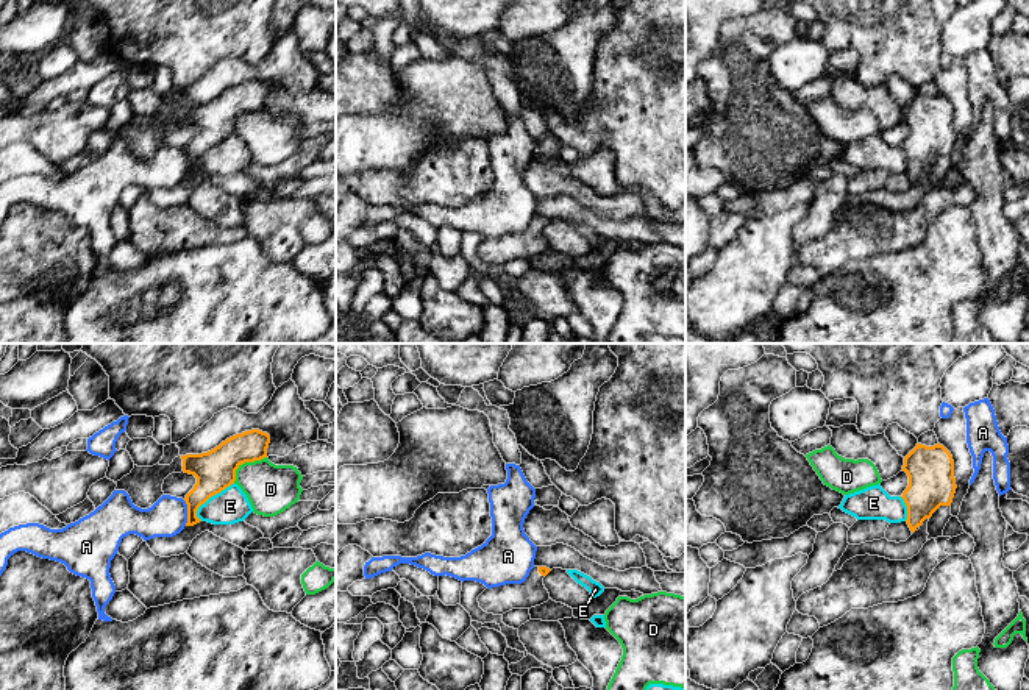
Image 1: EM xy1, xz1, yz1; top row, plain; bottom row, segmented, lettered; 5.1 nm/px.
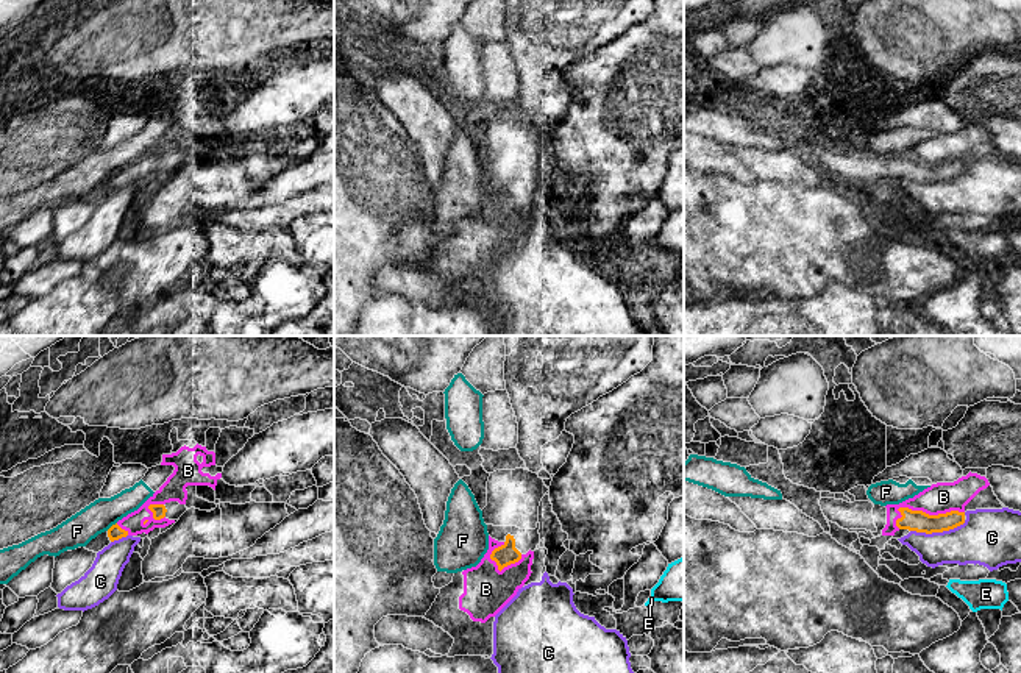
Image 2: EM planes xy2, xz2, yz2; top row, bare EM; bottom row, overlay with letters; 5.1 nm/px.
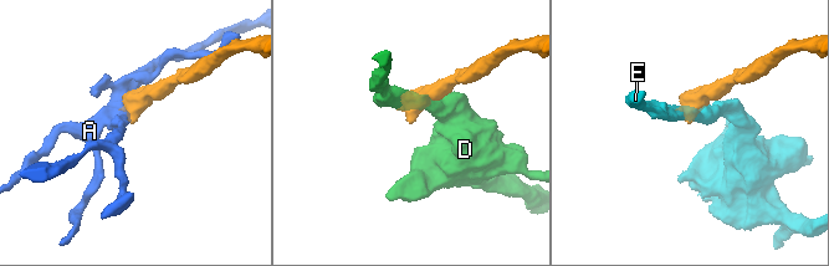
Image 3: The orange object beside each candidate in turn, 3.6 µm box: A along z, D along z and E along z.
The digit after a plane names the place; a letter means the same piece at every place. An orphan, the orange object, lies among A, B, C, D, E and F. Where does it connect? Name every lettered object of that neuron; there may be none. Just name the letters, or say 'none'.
none

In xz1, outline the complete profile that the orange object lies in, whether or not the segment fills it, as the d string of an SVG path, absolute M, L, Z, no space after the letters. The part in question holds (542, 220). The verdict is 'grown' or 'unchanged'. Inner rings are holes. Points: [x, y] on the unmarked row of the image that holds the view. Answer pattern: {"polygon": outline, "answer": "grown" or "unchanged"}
{"polygon": "M534 217L522 234L506 234L486 239L479 247L479 258L493 265L503 265L512 259L531 259L550 250L550 244L543 236L543 228L551 220L547 217Z", "answer": "grown"}

